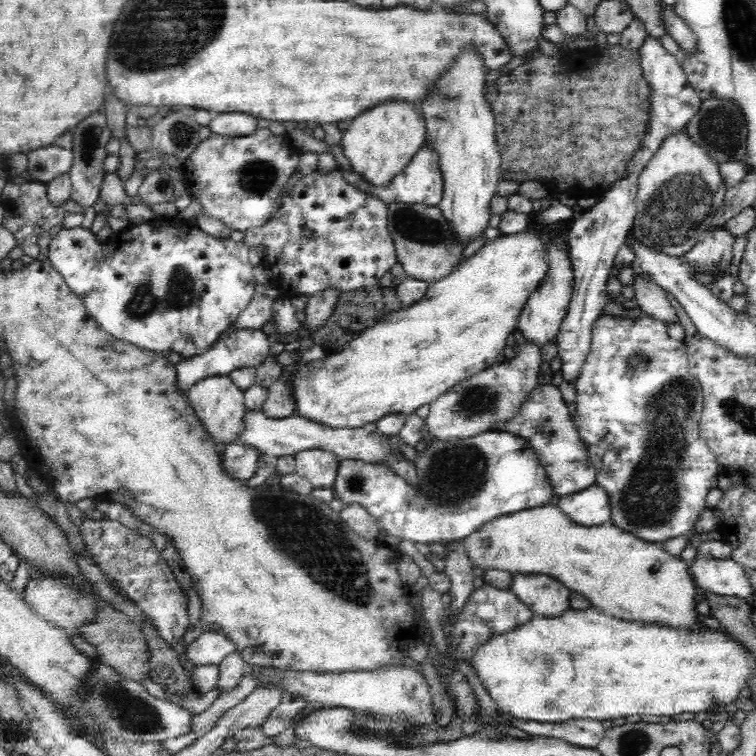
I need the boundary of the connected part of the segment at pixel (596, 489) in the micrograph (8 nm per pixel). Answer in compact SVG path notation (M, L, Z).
M596 482L580 492L559 497L557 505L582 525L601 525L611 520L609 494Z

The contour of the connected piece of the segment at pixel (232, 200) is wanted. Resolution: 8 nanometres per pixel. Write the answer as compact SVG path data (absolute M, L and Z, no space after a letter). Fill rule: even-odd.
M256 128L248 136L241 137L223 137L212 133L186 159L182 173L183 181L191 200L196 200L200 206L203 206L201 212L220 220L223 226L232 231L245 233L248 229L266 224L275 215L276 198L280 196L284 184L296 171L301 153L293 145L287 133L274 135L268 128Z

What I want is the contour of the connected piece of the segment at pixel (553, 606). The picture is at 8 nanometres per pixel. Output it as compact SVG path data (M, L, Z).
M510 573L509 590L533 612L560 616L569 609L570 590L558 579L544 573Z

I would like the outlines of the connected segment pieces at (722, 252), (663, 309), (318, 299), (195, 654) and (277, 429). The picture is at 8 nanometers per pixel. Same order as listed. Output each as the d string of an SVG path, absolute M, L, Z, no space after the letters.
M720 228L705 236L689 249L685 255L691 264L710 268L716 261L724 261L727 268L727 260L733 256L732 244L734 236L727 228Z
M636 275L635 285L637 288L636 308L659 322L668 325L680 325L678 314L668 301L665 289L658 286L654 280L647 280Z
M330 286L330 288L318 289L314 294L310 294L305 306L307 321L304 324L308 324L310 329L323 326L334 312L341 292L342 290L337 286Z
M206 631L187 644L188 656L198 664L220 664L225 656L237 650L234 641L224 633Z
M244 410L242 422L238 432L234 434L232 442L240 443L248 447L257 449L262 455L283 457L295 456L302 450L319 449L332 452L340 461L346 459L357 459L362 461L372 461L384 463L385 449L389 446L386 438L369 433L362 427L357 429L332 429L313 423L308 419L302 419L294 414L288 418L273 419L268 418L262 411Z

